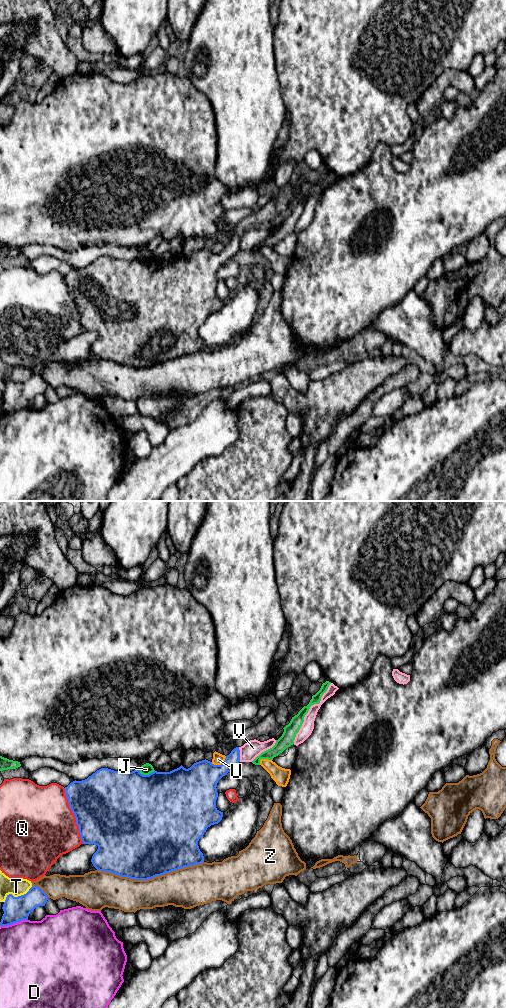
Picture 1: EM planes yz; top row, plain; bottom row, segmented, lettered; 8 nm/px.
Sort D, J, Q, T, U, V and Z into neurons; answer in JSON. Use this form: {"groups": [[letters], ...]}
{"groups": [["D"], ["J"], ["Q"], ["T"], ["U"], ["V"], ["Z"]]}

